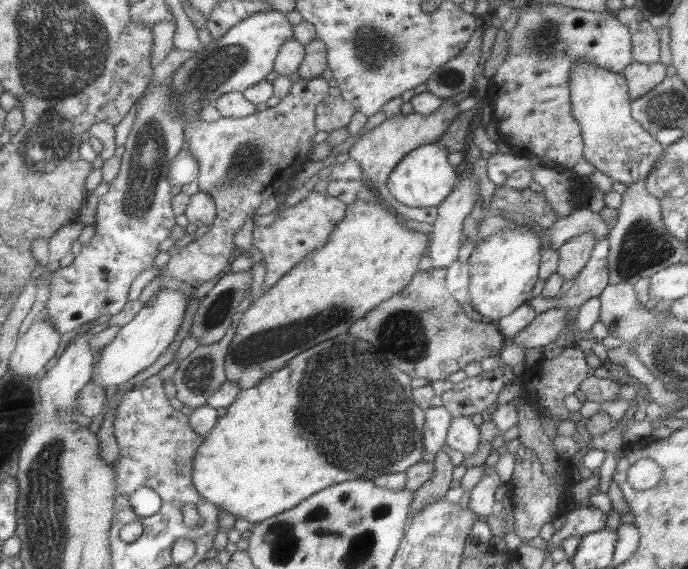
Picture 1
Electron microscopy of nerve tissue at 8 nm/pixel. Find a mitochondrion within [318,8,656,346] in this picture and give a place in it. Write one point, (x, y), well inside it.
(373, 49)

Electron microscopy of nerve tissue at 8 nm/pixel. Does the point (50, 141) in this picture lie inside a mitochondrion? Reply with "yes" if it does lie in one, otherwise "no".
yes

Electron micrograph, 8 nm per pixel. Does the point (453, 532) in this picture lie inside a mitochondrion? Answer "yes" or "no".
no

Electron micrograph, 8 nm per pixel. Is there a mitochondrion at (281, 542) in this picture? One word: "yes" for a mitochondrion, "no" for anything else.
yes

